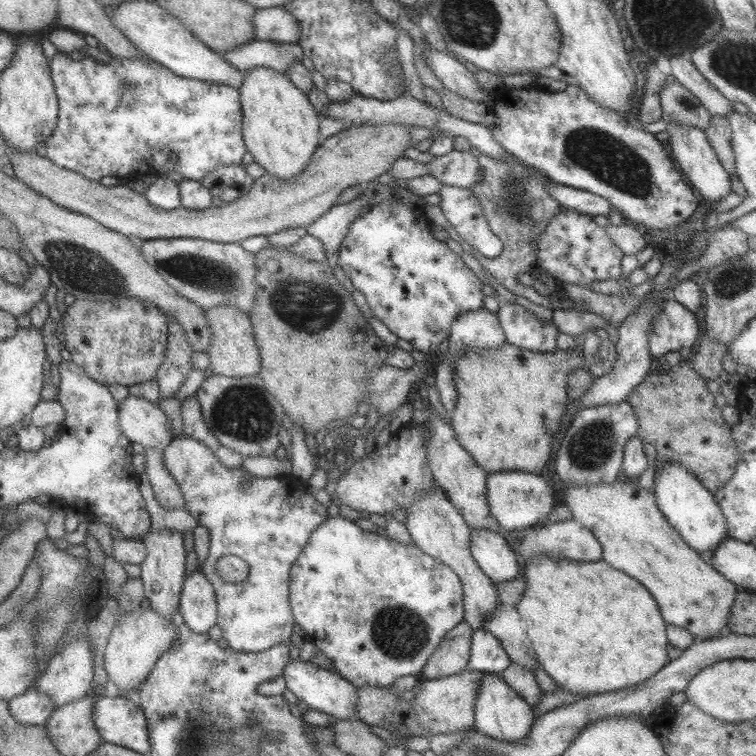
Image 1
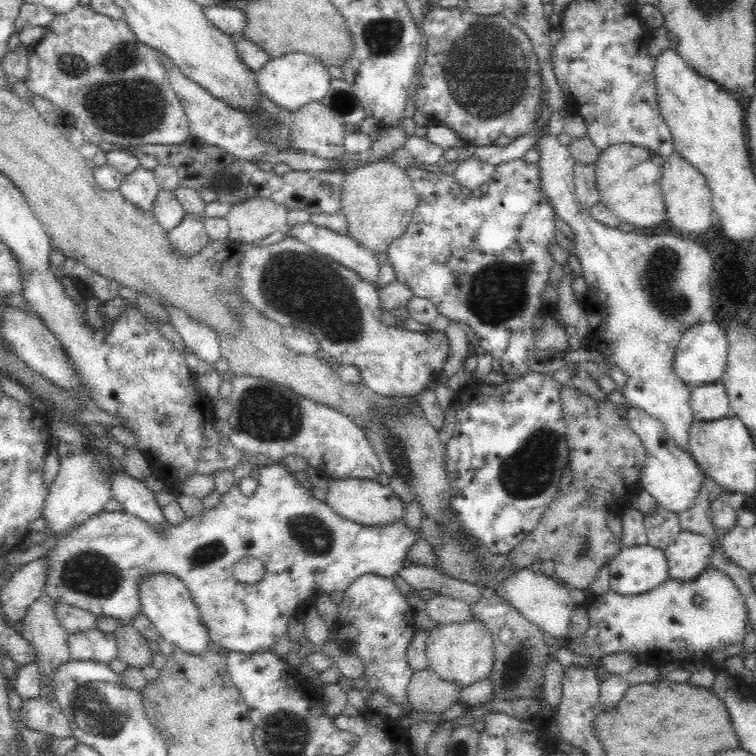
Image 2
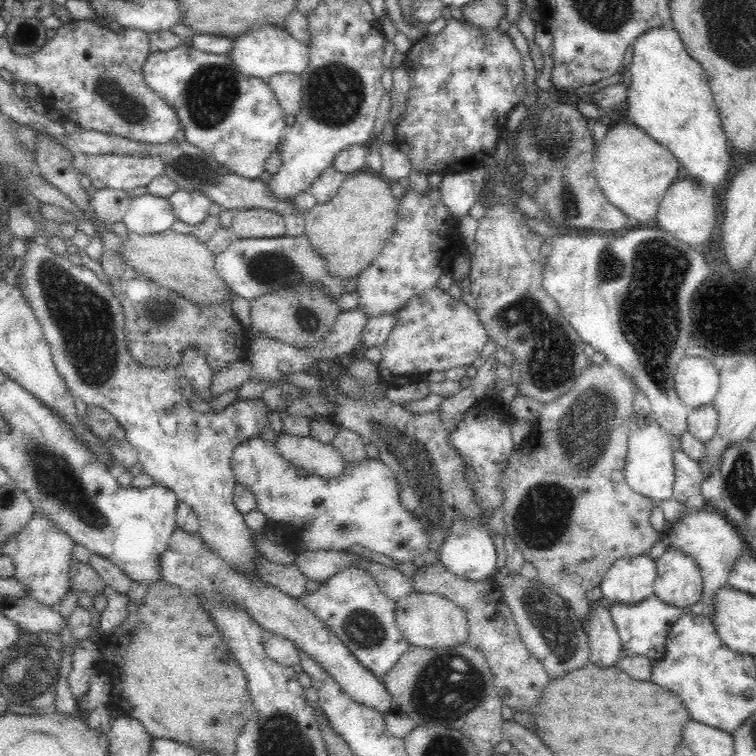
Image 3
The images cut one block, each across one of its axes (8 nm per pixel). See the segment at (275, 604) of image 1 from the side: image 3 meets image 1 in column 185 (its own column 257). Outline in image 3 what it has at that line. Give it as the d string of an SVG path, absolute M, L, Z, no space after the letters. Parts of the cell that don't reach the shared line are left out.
M250 438L244 444L238 444L232 454L232 470L238 484L248 486L252 496L256 498L256 510L262 512L264 520L270 526L276 526L280 532L296 532L298 544L302 544L304 552L350 552L352 548L364 548L372 554L382 554L392 558L394 562L414 562L414 558L432 552L432 538L428 530L424 530L424 522L416 518L410 510L406 510L400 502L400 486L396 474L382 462L370 460L350 464L348 472L334 480L324 480L320 476L298 476L298 468L284 460L276 446L262 438Z

